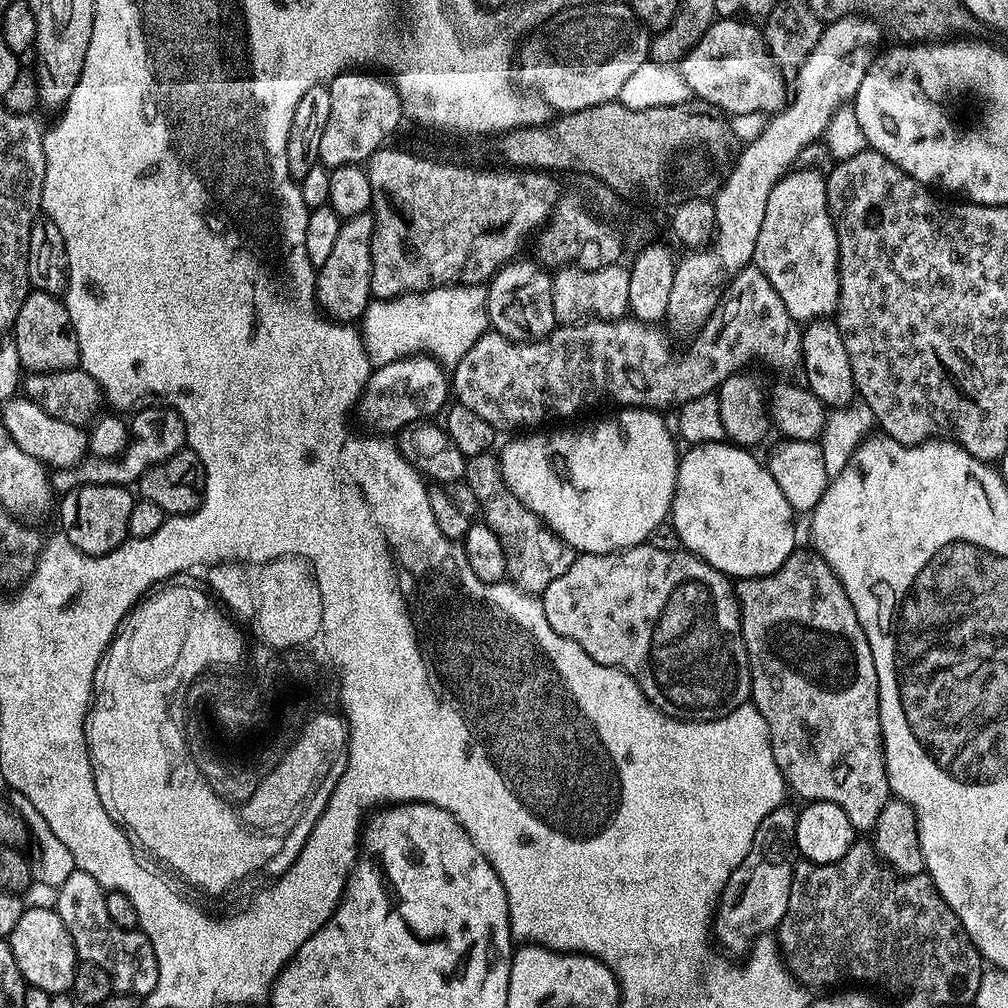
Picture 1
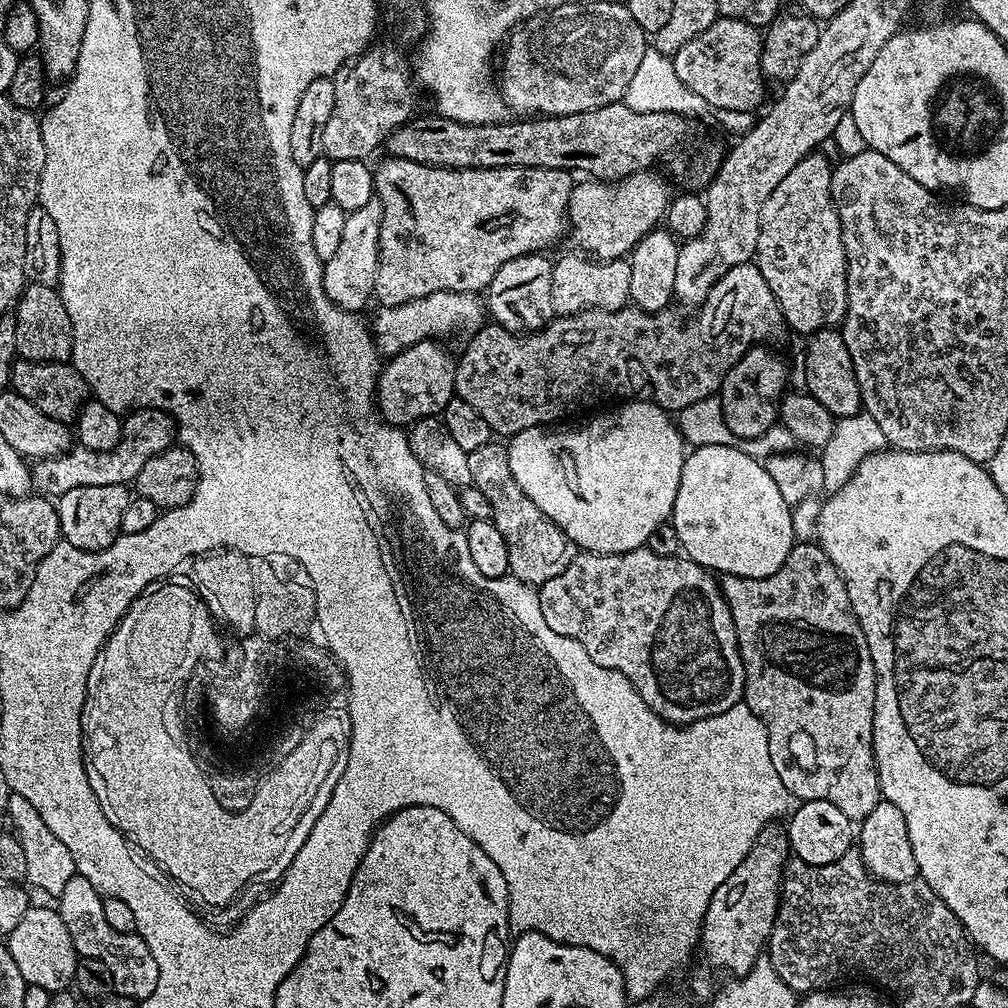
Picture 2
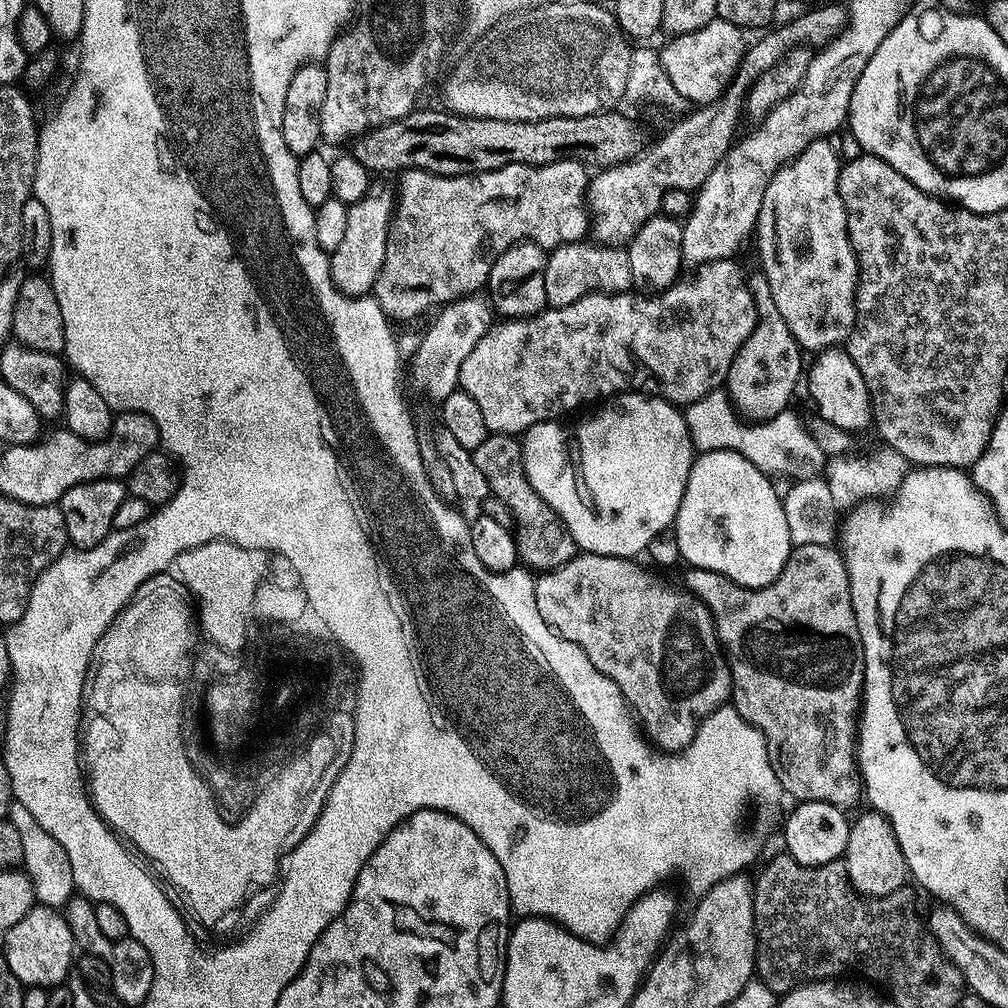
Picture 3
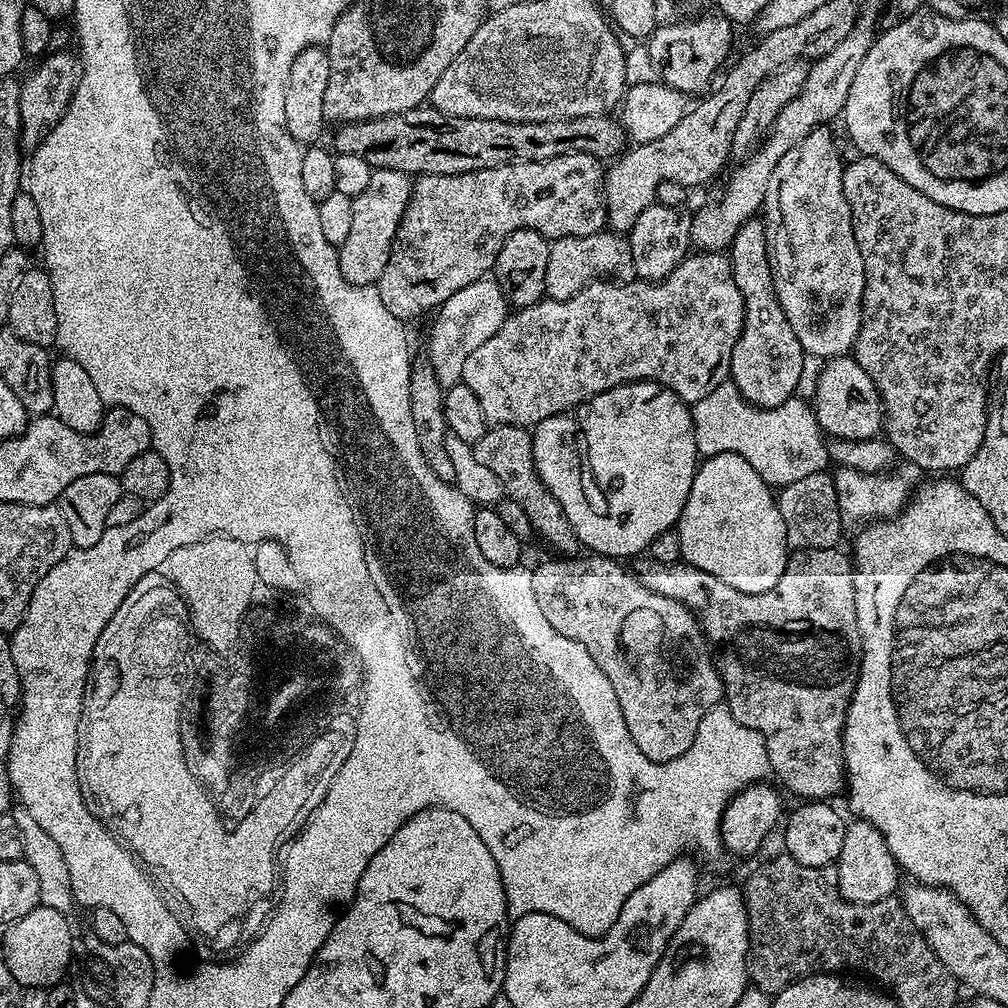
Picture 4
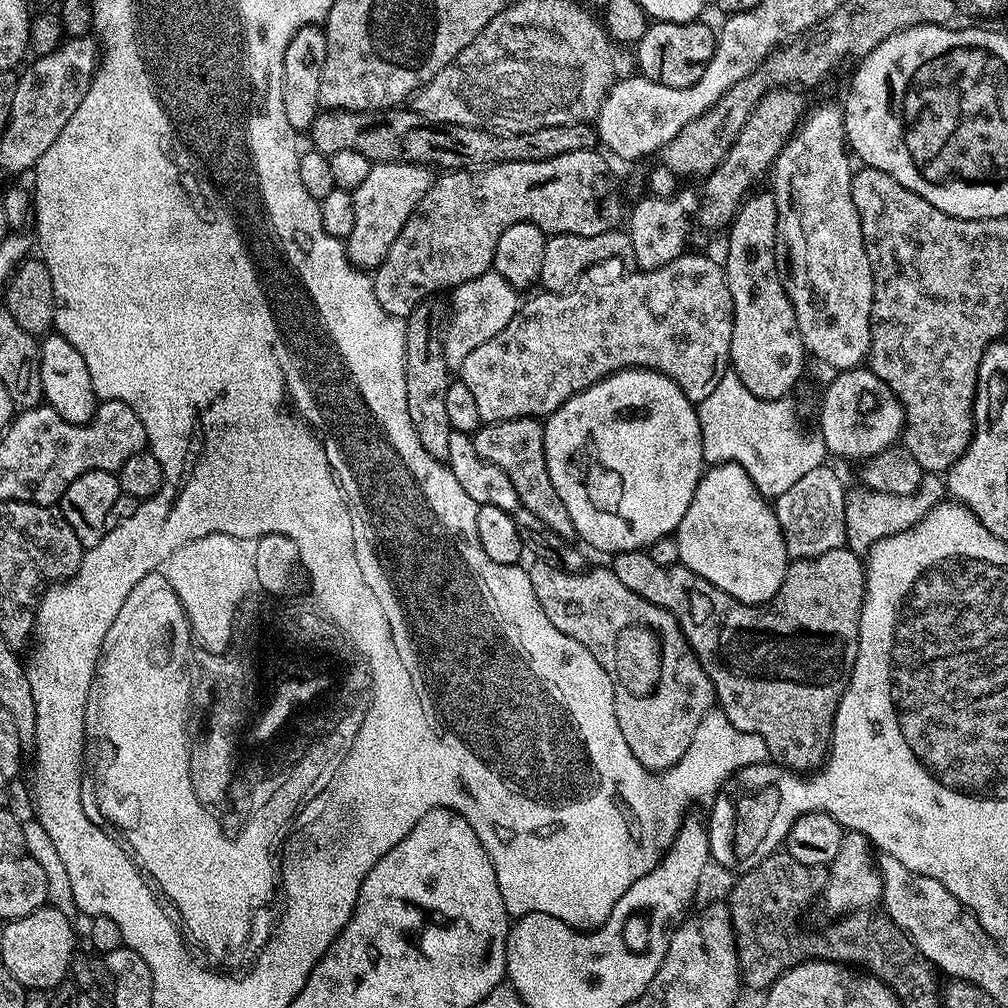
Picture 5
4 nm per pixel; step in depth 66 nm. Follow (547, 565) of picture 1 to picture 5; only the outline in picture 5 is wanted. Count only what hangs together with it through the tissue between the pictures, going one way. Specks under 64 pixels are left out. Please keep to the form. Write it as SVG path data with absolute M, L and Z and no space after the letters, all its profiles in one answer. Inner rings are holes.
M523 416L509 420L494 420L481 423L477 432L471 433L474 450L486 458L486 462L494 462L498 470L506 470L506 478L514 482L514 490L518 490L520 507L530 510L546 522L546 526L554 534L570 541L577 539L574 522L570 522L570 513L558 498L558 490L554 490L554 482L550 482L550 470L546 470L546 454L544 453L544 425L537 417Z

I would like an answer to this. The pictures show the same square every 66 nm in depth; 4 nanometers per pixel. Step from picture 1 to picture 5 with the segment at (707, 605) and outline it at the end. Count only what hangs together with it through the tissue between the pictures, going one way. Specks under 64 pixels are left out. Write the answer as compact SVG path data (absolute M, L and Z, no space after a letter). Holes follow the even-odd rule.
M536 560L533 565L528 568L528 577L530 586L534 586L540 610L546 614L546 618L550 618L550 622L554 622L554 626L558 626L558 630L562 630L564 636L574 638L574 642L582 642L582 646L586 646L586 650L598 658L606 674L610 674L616 691L614 710L618 714L618 730L622 730L622 740L626 746L634 750L634 758L638 758L644 768L654 773L681 763L687 757L694 730L698 730L698 722L702 722L707 712L713 711L716 691L706 670L702 670L695 650L688 645L674 614L634 594L634 590L618 582L618 574L614 574L611 567L589 567L582 572L567 572L547 564L545 560Z

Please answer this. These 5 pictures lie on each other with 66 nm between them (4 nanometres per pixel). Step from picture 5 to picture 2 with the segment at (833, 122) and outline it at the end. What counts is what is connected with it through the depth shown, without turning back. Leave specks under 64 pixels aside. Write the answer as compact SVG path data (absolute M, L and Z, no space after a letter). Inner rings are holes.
M817 150L811 152L806 158L802 158L802 162L798 162L798 166L794 166L794 170L790 170L790 174L786 174L786 178L782 178L782 182L778 182L778 186L774 186L770 198L766 198L766 206L762 206L762 218L760 219L760 229L758 230L758 246L754 257L756 269L760 271L762 278L766 278L766 286L770 286L770 290L782 310L785 325L791 331L793 328L794 331L805 332L805 334L820 332L823 328L836 328L843 321L846 314L846 250L842 246L840 219L836 213L836 207L832 201L832 191L830 190L834 164L833 161L828 161L822 153L823 151Z

